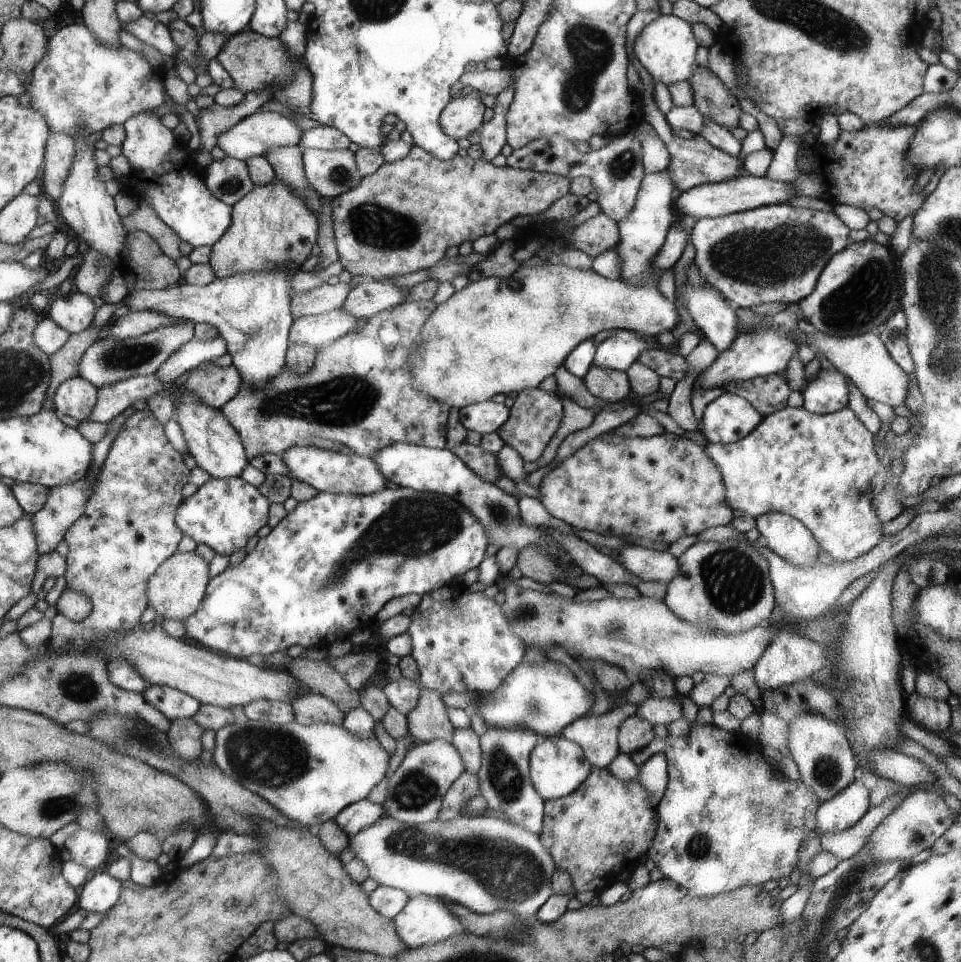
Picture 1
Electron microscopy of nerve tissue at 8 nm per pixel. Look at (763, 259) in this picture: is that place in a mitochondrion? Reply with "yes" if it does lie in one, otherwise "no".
yes

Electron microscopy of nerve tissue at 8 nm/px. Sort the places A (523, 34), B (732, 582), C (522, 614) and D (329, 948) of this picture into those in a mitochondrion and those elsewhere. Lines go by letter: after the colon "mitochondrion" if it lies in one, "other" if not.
A: other
B: mitochondrion
C: mitochondrion
D: other

